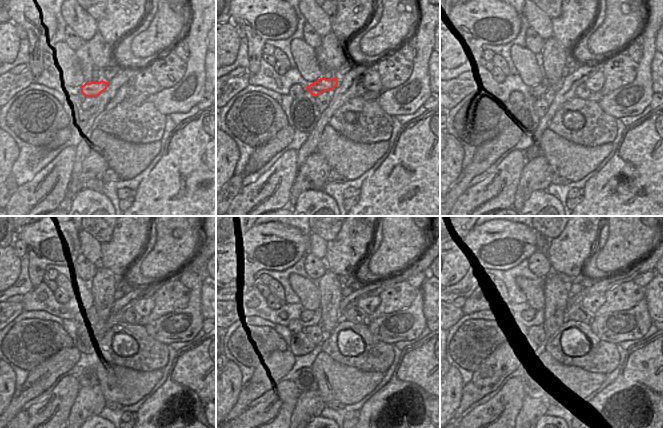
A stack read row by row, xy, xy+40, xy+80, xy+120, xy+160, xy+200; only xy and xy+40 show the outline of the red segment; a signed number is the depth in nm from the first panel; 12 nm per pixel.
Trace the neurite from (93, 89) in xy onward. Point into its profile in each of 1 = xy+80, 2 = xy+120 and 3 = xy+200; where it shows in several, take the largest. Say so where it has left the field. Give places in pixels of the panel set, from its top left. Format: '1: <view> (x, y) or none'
1: xy+80 (538, 90)
2: xy+120 (87, 316)
3: xy+200 (535, 317)

